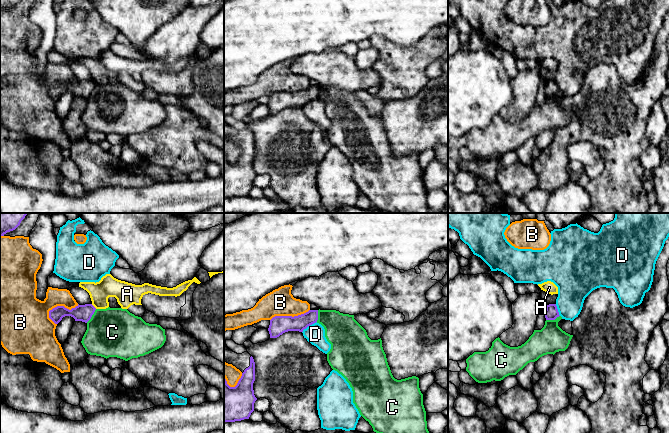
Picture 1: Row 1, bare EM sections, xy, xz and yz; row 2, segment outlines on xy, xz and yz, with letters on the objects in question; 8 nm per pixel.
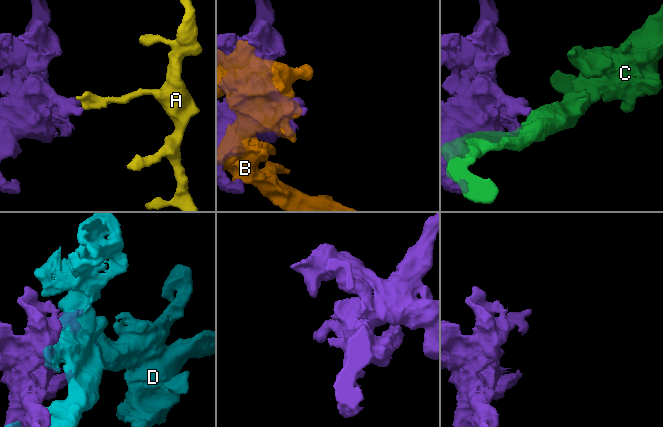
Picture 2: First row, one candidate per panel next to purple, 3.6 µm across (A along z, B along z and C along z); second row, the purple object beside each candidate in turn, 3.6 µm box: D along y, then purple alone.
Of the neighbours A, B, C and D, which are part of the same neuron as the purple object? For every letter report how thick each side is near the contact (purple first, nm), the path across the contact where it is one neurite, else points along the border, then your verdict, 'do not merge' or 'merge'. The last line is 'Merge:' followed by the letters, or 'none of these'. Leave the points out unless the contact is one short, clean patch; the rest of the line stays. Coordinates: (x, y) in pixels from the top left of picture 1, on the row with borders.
A: 130/170 nm | along xy (91, 304), (96, 308) | do not merge
B: 130/280 nm | do not merge
C: 130/400 nm | do not merge
D: 140/160 nm | do not merge
Merge: none of these

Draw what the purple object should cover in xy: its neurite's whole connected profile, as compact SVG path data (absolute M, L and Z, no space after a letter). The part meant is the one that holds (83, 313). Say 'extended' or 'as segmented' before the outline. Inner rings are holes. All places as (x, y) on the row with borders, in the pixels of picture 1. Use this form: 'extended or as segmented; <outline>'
as segmented; M92 304L77 305L71 310L65 308L64 306L57 306L49 311L49 318L58 324L63 317L71 316L75 321L82 321L87 323L92 315L94 314L96 308Z

